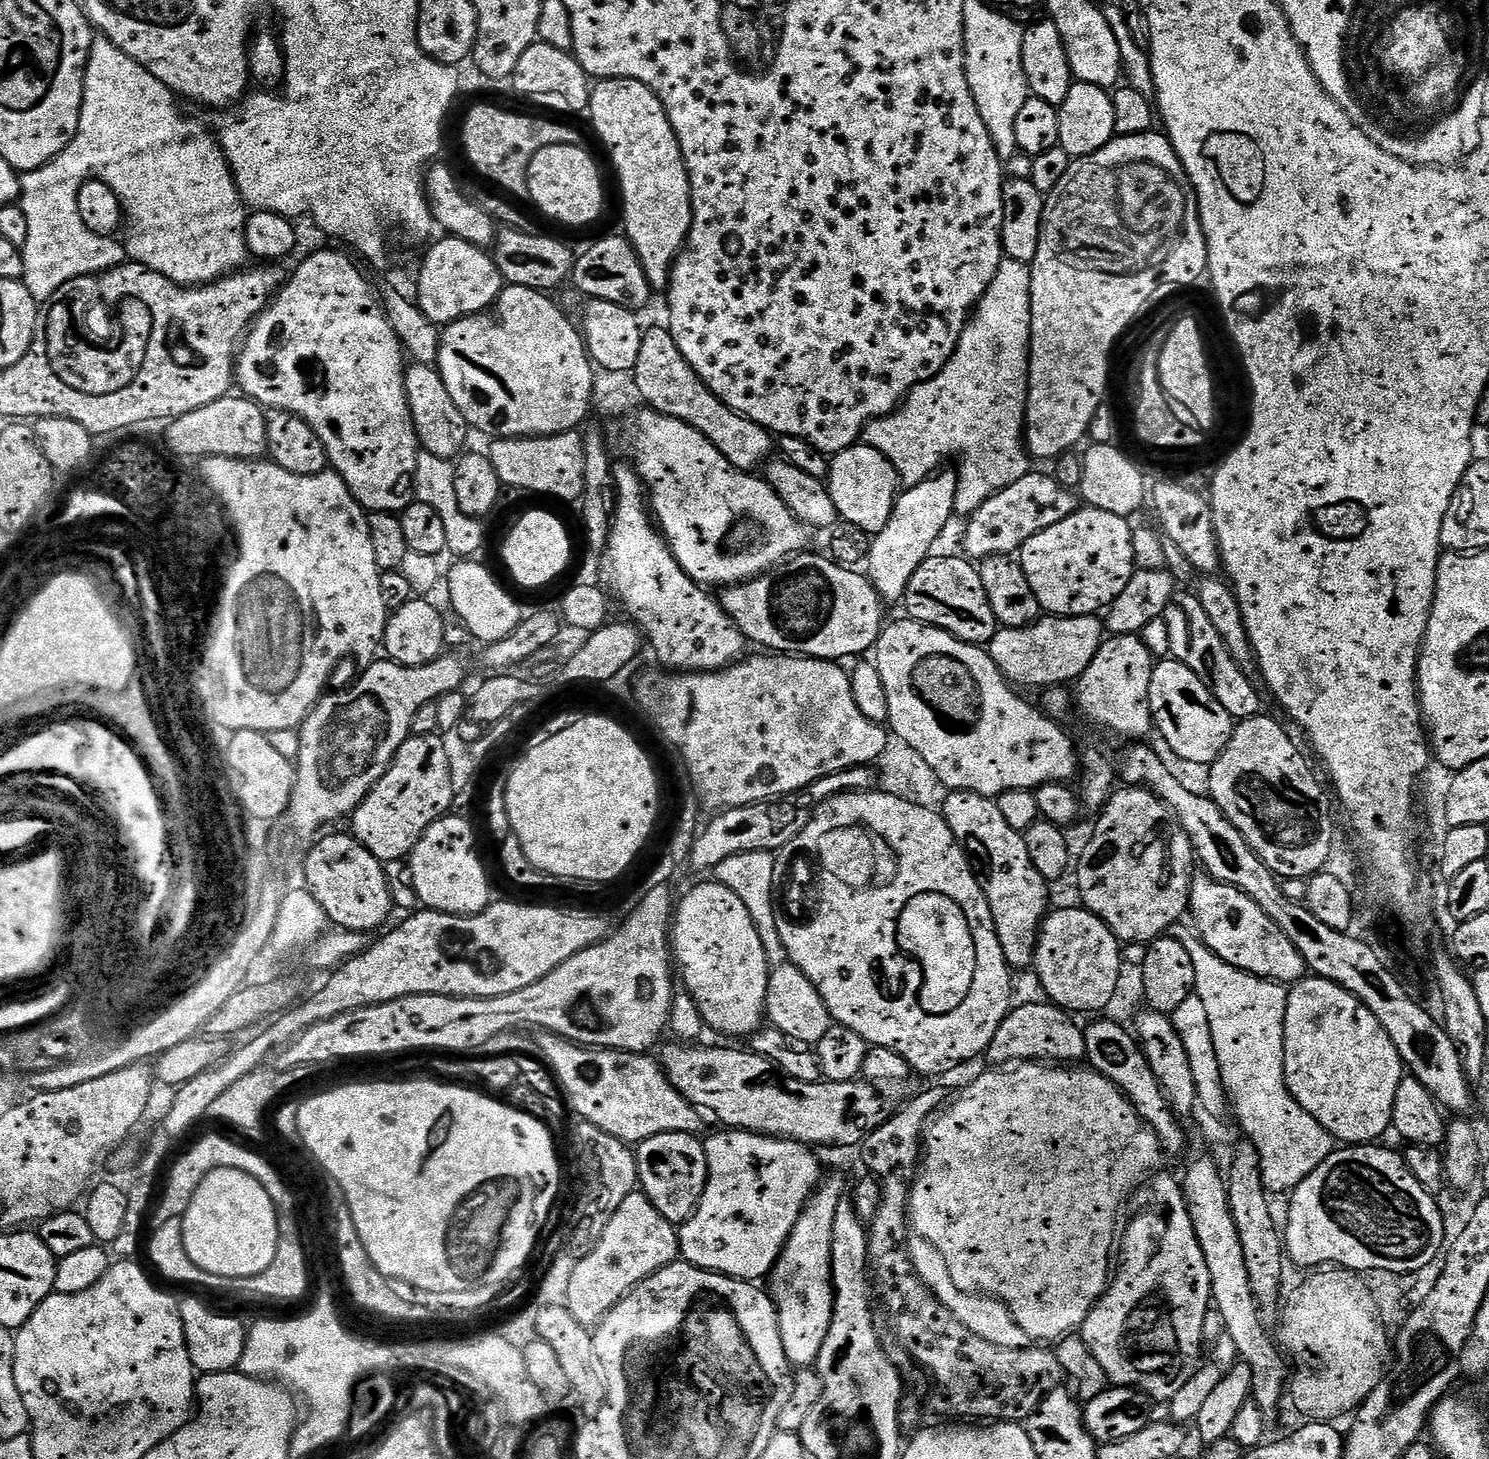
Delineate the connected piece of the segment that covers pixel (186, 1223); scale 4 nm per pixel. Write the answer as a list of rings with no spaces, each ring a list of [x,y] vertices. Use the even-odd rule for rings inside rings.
[[[215,1168],[206,1174],[201,1185],[195,1189],[194,1198],[182,1217],[186,1254],[202,1270],[218,1274],[229,1282],[260,1276],[262,1270],[274,1262],[274,1254],[280,1245],[282,1222],[276,1217],[276,1207],[270,1194],[266,1194],[263,1186],[250,1178],[250,1174],[233,1168]]]

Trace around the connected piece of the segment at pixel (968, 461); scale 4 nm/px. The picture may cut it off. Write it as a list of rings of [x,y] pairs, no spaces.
[[[1007,258],[1001,260],[998,266],[998,274],[994,274],[994,282],[990,282],[990,286],[986,290],[986,294],[972,309],[967,324],[964,326],[964,333],[960,335],[960,342],[954,354],[946,362],[946,366],[942,366],[942,370],[934,378],[924,380],[921,384],[915,384],[907,396],[904,397],[903,404],[888,416],[880,416],[876,420],[871,420],[864,427],[862,437],[863,443],[868,444],[874,450],[878,450],[884,455],[894,466],[894,470],[900,476],[900,483],[904,488],[913,488],[918,486],[922,481],[928,479],[937,470],[945,467],[944,460],[956,459],[960,463],[958,467],[958,494],[956,495],[956,511],[955,515],[961,518],[971,516],[974,510],[978,510],[978,506],[982,506],[982,502],[986,502],[996,492],[1001,492],[1006,486],[1010,486],[1014,482],[1018,482],[1018,478],[1022,478],[1030,470],[1030,457],[1028,449],[1024,442],[1024,415],[1028,409],[1028,357],[1032,350],[1032,270],[1029,265],[1018,262],[1017,260],[1009,260]]]

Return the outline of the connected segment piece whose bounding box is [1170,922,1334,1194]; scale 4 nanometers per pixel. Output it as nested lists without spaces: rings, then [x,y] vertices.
[[[1187,923],[1175,924],[1170,934],[1190,953],[1196,971],[1196,991],[1198,998],[1202,998],[1207,1009],[1207,1019],[1210,1022],[1211,1037],[1214,1040],[1215,1053],[1222,1074],[1222,1082],[1231,1111],[1240,1123],[1243,1135],[1252,1143],[1254,1150],[1258,1150],[1258,1158],[1262,1162],[1262,1178],[1264,1187],[1272,1194],[1288,1194],[1334,1151],[1332,1135],[1325,1130],[1314,1118],[1314,1114],[1306,1114],[1300,1103],[1290,1094],[1284,1077],[1284,1019],[1286,1018],[1286,1002],[1288,988],[1277,984],[1274,980],[1267,980],[1261,976],[1250,974],[1246,970],[1238,970],[1230,966],[1218,954],[1214,954],[1204,945],[1203,940]]]

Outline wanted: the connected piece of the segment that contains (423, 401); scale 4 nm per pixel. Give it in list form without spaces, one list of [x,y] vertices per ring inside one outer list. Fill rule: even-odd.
[[[413,363],[405,371],[404,385],[421,449],[443,460],[459,457],[465,451],[464,443],[468,440],[470,425],[466,422],[462,410],[454,406],[454,398],[450,398],[450,390],[446,390],[446,382],[442,382],[439,371],[430,364]]]

